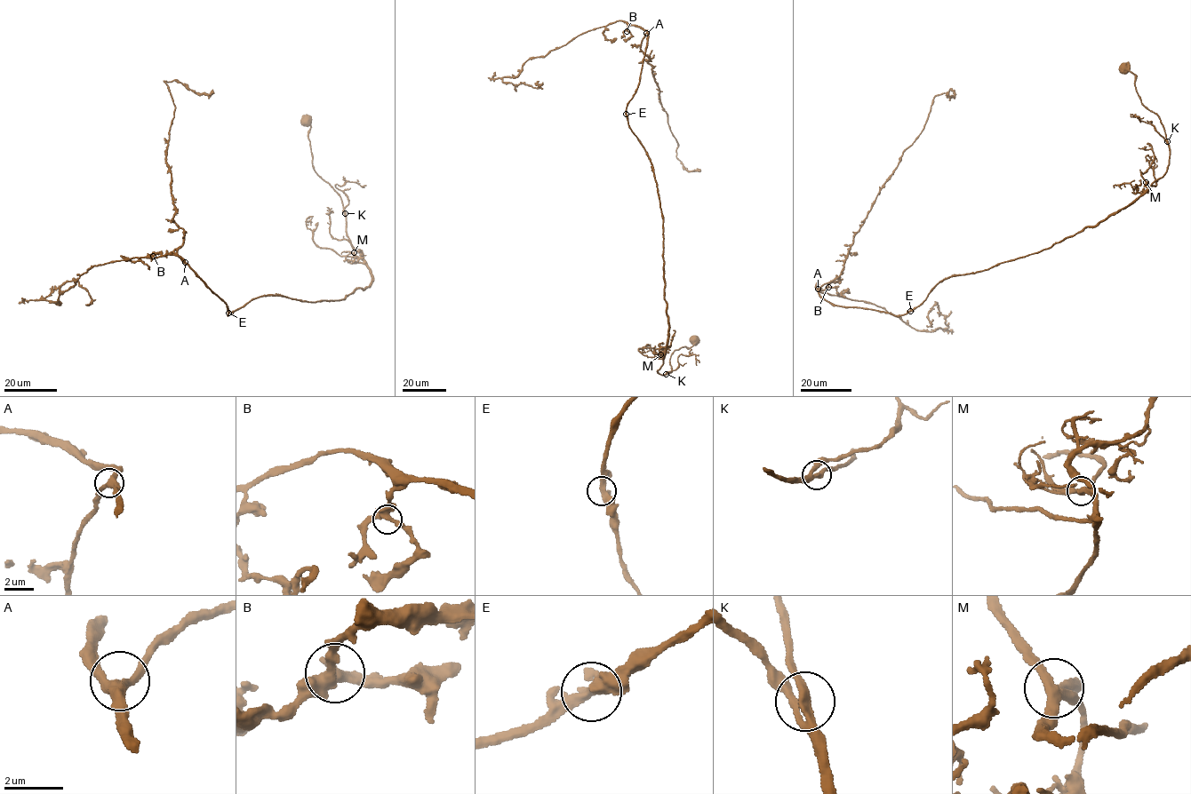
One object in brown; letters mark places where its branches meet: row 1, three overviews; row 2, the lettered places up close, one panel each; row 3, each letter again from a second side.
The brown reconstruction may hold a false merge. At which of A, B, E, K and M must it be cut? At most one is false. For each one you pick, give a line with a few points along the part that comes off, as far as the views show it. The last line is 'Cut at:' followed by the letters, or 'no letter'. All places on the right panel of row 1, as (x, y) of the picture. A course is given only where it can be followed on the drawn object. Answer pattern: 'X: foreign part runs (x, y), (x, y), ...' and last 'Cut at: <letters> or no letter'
Cut at: no letter

